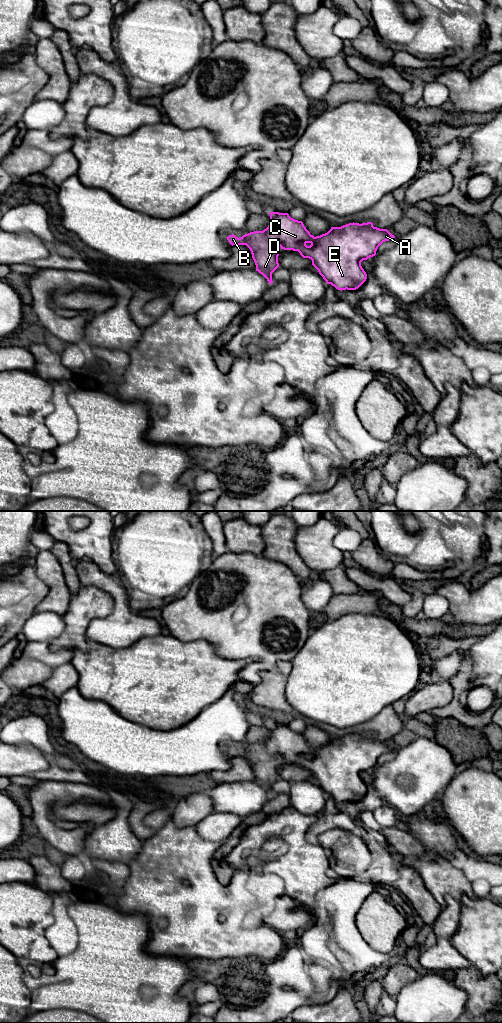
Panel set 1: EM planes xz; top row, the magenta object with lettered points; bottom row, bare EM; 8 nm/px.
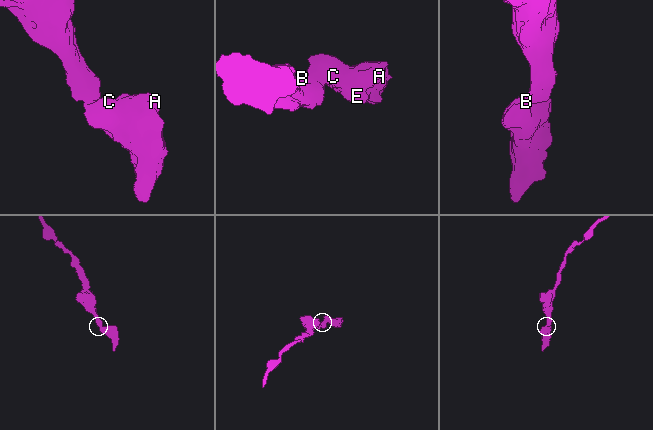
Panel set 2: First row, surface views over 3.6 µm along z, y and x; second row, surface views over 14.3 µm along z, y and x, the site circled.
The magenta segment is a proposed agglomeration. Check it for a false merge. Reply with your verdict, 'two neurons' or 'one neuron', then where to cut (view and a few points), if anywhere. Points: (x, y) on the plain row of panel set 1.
one neuron | no cut

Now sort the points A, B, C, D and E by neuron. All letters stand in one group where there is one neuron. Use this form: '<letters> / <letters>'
A B C D E

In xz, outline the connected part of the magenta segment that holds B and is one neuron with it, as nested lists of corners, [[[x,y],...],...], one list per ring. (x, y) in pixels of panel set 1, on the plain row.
[[[270,724],[270,734],[263,743],[254,743],[238,750],[234,746],[227,749],[233,757],[246,757],[252,766],[256,783],[262,786],[272,796],[272,785],[279,779],[278,768],[281,761],[298,763],[303,770],[312,772],[312,777],[318,782],[327,796],[338,802],[356,802],[367,791],[367,786],[361,778],[363,772],[376,767],[378,759],[385,753],[395,750],[387,741],[373,738],[372,734],[349,735],[331,741],[320,748],[314,749],[306,741],[302,733],[295,732],[288,725]]]

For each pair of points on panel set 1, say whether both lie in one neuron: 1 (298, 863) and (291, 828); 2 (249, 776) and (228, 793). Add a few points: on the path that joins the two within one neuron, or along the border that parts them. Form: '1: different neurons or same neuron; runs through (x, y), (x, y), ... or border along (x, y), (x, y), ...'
1: same neuron; runs through (298, 854), (296, 837)
2: different neurons; border along (255, 781), (222, 782), (220, 784)

